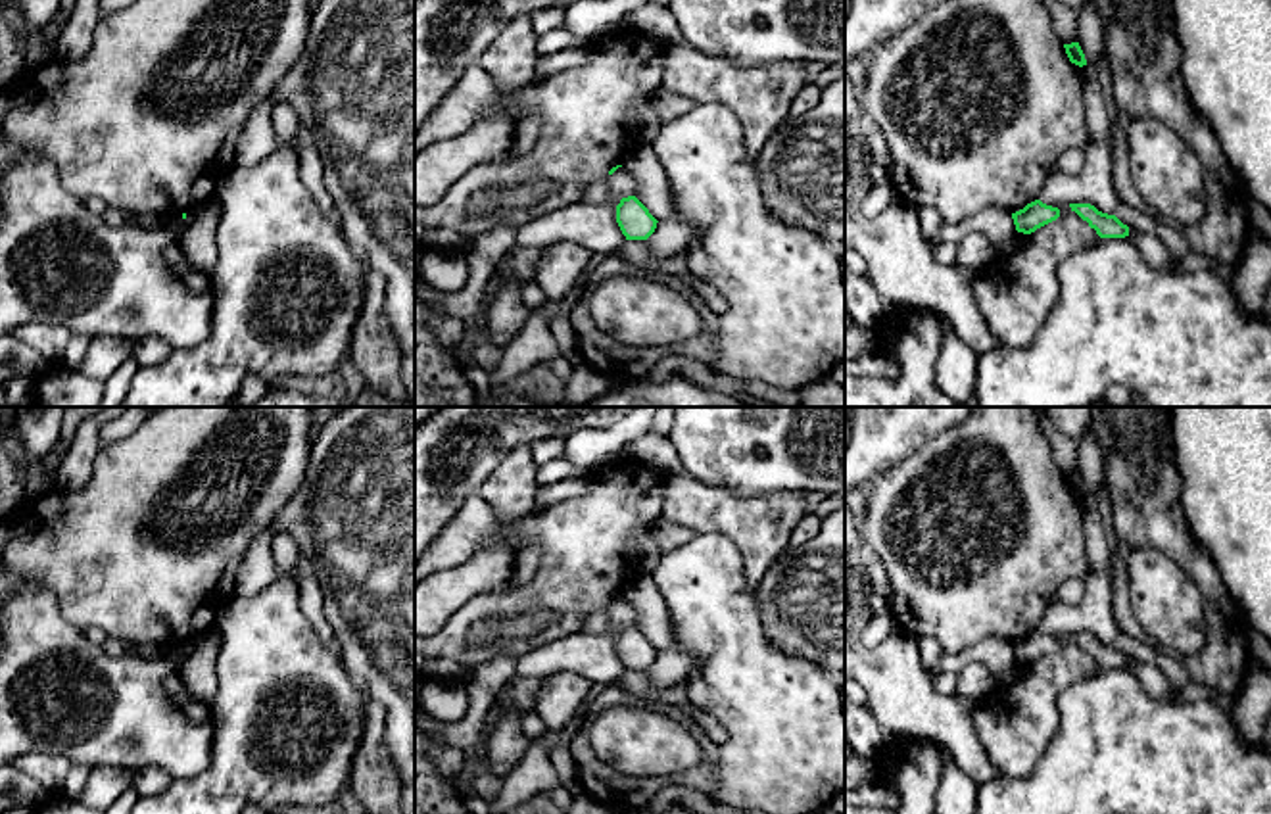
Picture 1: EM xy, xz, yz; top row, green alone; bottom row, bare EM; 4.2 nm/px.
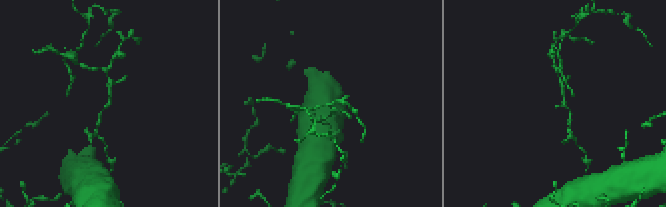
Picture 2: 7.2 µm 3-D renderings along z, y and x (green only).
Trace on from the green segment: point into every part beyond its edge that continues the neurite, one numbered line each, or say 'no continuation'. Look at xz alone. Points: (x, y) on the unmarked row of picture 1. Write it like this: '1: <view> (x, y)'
no continuation

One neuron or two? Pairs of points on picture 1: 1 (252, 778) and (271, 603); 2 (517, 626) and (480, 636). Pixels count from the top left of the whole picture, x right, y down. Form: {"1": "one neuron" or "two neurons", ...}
{"1": "one neuron", "2": "one neuron"}

